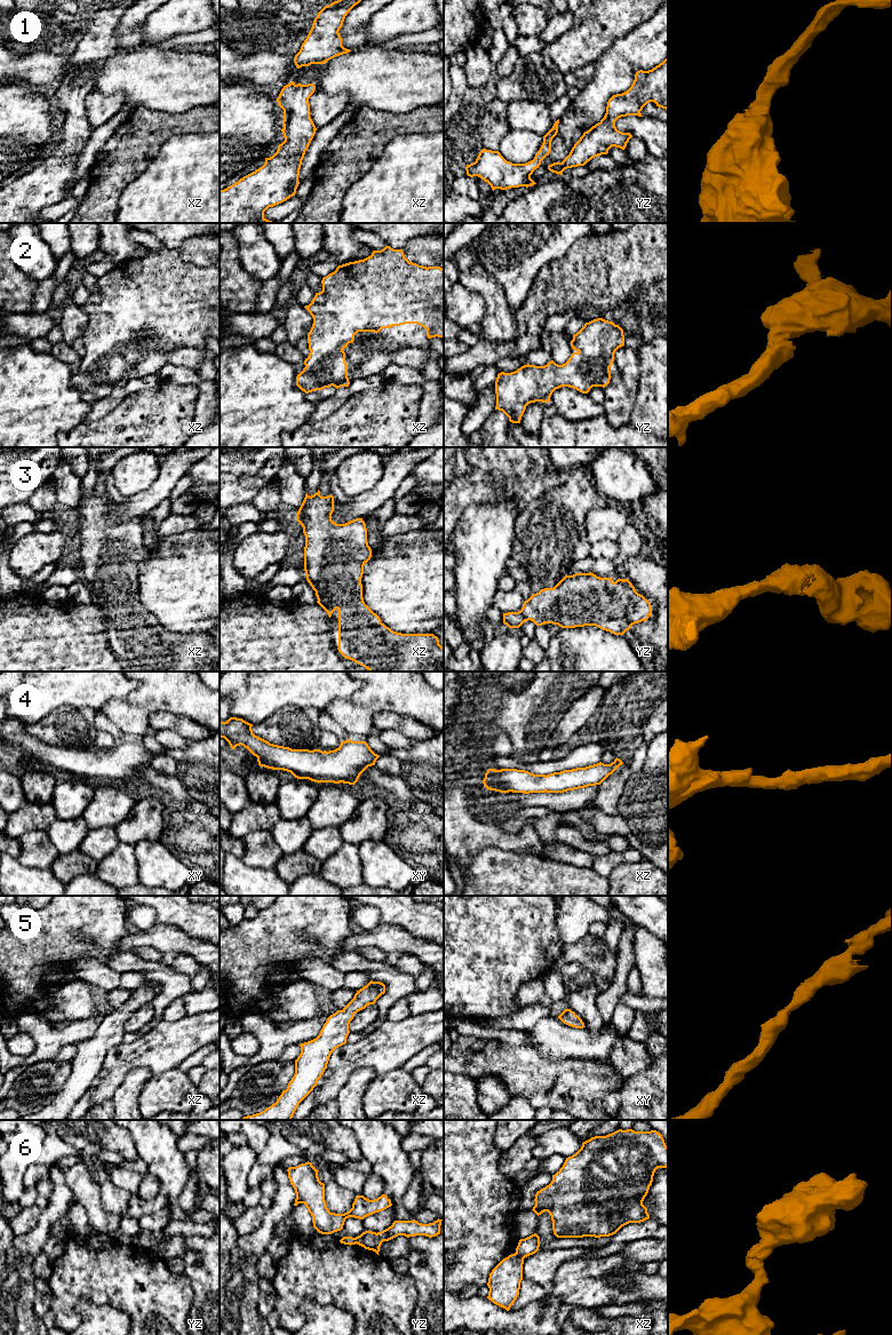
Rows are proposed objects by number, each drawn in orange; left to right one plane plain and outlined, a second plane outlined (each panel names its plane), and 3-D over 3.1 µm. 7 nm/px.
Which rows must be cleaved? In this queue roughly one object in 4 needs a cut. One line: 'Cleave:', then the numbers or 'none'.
Cleave: 6

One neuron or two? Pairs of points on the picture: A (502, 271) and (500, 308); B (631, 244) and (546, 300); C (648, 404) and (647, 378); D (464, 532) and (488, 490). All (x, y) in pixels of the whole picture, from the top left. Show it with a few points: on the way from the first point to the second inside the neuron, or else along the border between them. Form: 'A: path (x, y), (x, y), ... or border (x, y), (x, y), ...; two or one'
A: border (482, 267), (502, 287), (511, 310); two
B: path (610, 265), (596, 279), (567, 284); one
C: path (648, 397), (648, 384); one
D: border (507, 498), (496, 502), (471, 503), (458, 519); two

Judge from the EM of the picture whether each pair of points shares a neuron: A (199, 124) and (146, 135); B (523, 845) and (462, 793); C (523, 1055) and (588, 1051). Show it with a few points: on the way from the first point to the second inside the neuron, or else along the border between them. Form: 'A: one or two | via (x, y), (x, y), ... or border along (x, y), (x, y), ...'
A: one | via (186, 124), (159, 126)
B: one | via (503, 841), (485, 833), (464, 812)
C: two | border along (527, 1043), (532, 1045), (544, 1056), (567, 1058)

